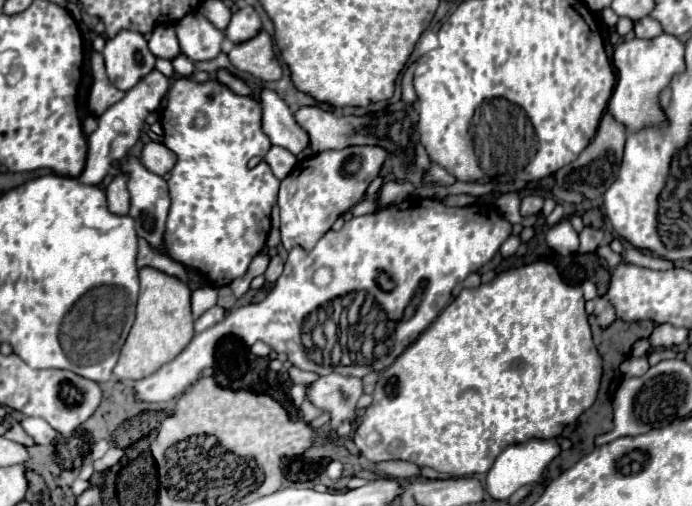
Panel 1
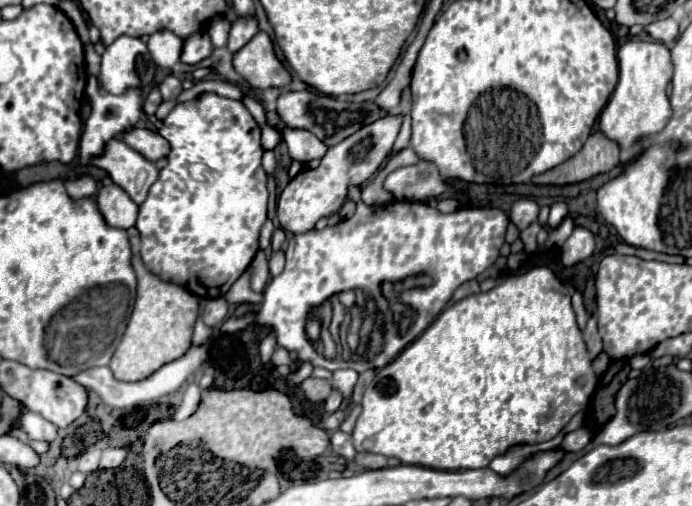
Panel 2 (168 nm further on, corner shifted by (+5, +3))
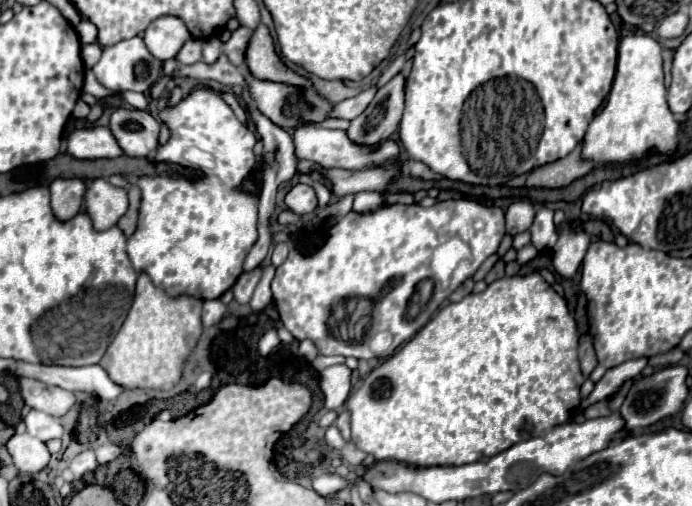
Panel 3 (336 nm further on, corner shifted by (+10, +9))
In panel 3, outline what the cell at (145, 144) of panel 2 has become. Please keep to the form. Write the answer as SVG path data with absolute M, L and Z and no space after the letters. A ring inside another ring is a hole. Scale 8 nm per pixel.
M118 108L112 112L108 128L126 156L144 158L158 148L160 122L144 110Z

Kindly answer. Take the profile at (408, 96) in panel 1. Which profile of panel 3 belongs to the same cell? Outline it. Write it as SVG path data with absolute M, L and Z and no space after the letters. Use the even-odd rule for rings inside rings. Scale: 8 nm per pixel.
M372 86L372 88L364 90L364 92L360 92L358 96L354 96L354 98L342 100L342 102L338 102L338 104L332 108L330 116L346 118L346 120L354 120L356 116L360 116L360 114L366 110L366 106L368 106L370 100L374 98L374 94L376 94L376 88Z

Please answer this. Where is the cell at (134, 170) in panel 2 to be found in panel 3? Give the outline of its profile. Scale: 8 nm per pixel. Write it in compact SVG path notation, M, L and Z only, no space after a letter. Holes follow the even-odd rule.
M94 126L84 130L74 130L68 136L68 154L78 160L98 160L98 158L118 158L120 146L106 126Z

